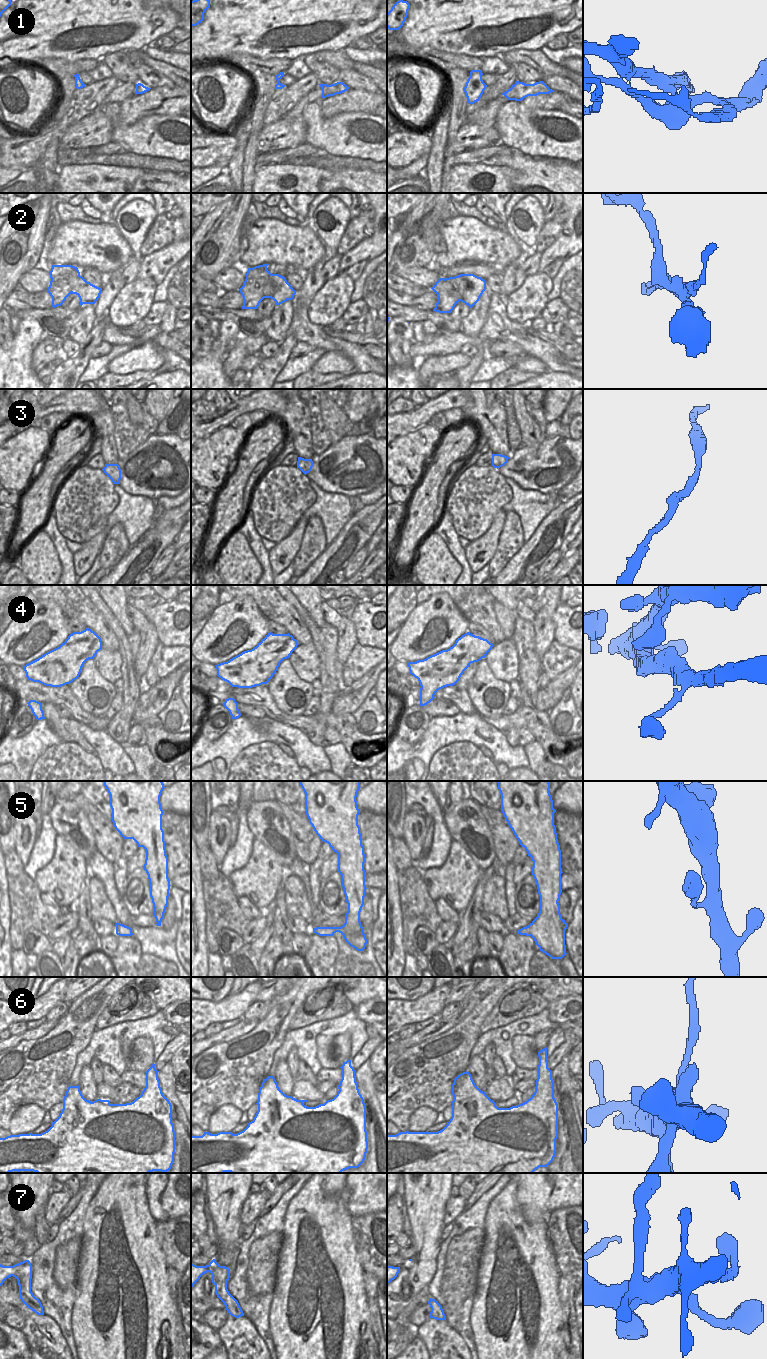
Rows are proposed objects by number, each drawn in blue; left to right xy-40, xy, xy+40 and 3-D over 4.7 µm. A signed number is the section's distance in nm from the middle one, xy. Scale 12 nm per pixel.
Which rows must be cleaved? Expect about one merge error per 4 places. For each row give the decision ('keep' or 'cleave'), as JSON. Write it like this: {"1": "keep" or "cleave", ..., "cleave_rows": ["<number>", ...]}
{"1": "cleave", "2": "cleave", "3": "keep", "4": "keep", "5": "keep", "6": "cleave", "7": "keep", "cleave_rows": ["1", "2", "6"]}

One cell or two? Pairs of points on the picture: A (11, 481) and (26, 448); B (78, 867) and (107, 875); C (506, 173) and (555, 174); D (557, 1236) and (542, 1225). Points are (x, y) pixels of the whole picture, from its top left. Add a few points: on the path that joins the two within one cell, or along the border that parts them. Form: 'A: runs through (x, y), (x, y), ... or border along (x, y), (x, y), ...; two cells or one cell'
A: runs through (12, 473), (13, 463), (19, 456); one cell
B: border along (87, 860), (89, 872); two cells
C: border along (492, 164), (510, 167), (514, 171), (511, 182); two cells
D: border along (550, 1212), (547, 1230); two cells

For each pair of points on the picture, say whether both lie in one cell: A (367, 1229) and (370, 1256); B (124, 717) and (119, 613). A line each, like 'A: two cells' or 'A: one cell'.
A: one cell
B: two cells

